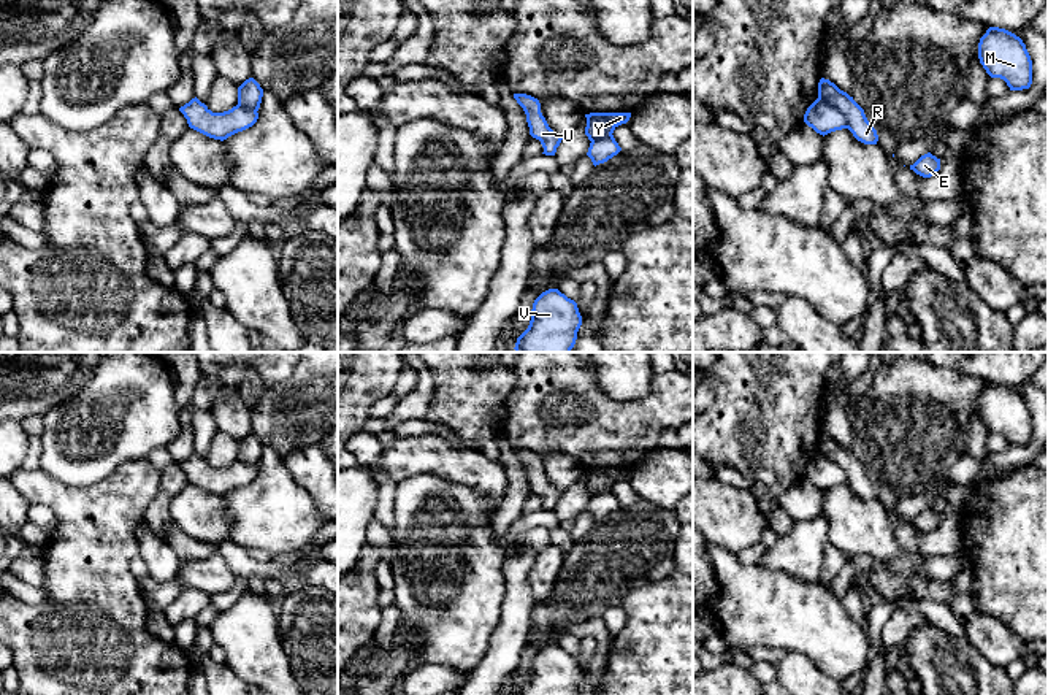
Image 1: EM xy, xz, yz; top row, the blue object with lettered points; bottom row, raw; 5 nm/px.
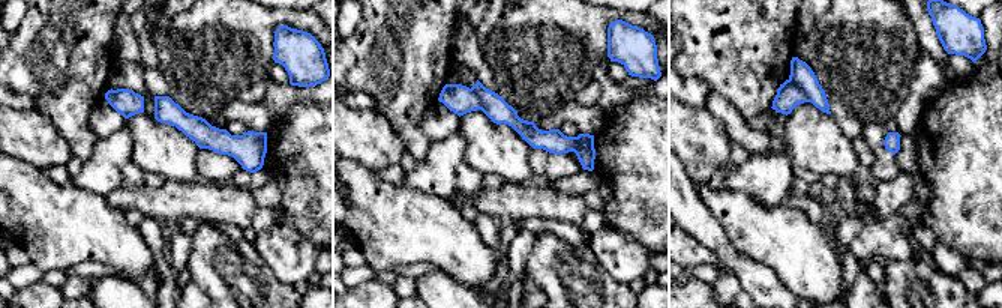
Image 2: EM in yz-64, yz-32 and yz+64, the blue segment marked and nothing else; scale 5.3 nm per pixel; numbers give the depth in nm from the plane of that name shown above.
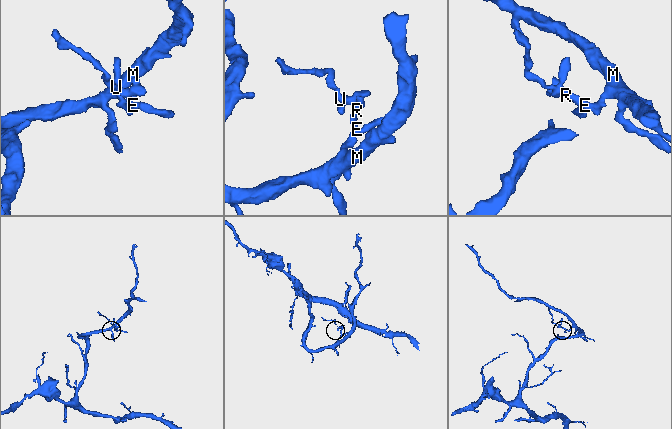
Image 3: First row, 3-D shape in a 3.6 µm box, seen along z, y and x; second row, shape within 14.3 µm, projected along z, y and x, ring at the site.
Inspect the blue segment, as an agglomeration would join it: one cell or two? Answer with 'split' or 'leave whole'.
split

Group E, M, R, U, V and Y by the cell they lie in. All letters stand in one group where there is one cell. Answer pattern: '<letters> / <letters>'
E M R V / U Y

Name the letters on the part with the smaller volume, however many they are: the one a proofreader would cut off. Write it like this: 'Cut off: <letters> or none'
Cut off: U, Y

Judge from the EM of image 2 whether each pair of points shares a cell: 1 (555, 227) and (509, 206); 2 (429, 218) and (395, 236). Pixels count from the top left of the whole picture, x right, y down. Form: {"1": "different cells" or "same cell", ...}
{"1": "different cells", "2": "same cell"}

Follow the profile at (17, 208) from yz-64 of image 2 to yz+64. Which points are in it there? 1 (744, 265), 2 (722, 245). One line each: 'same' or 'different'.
1: different
2: different

